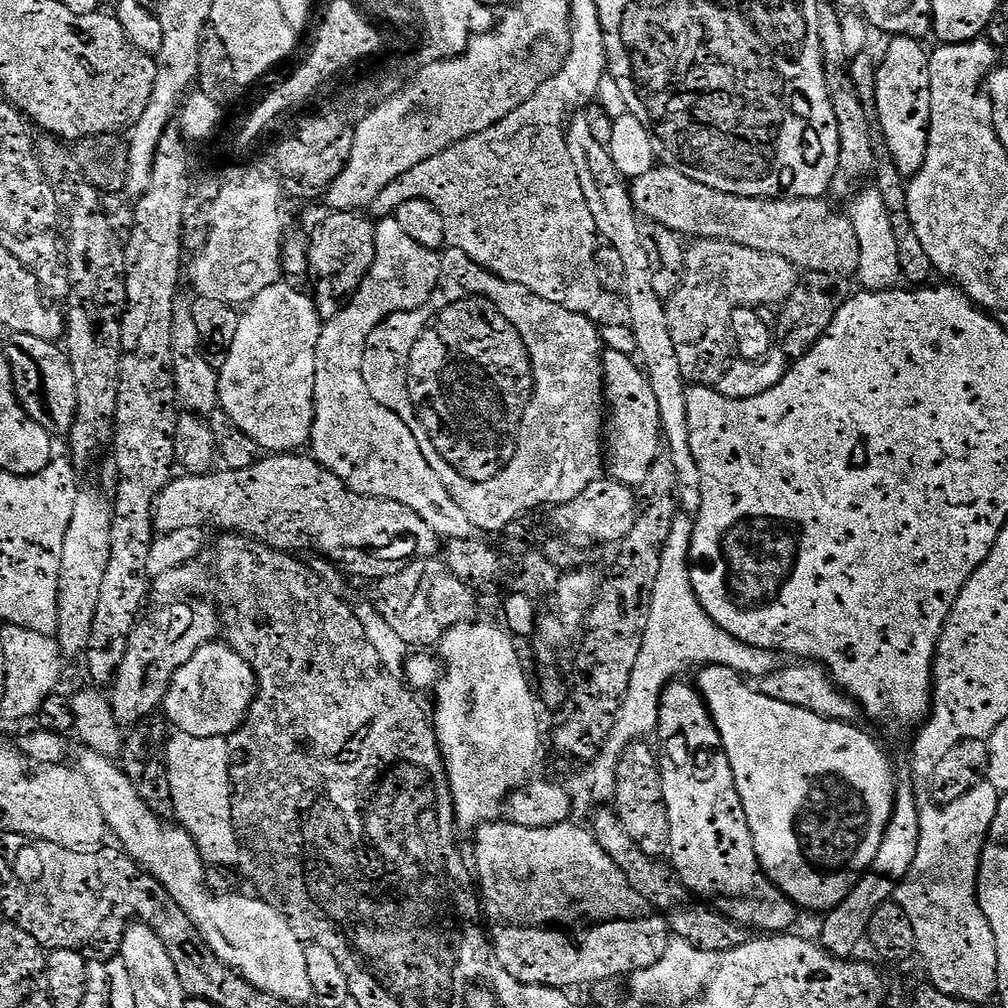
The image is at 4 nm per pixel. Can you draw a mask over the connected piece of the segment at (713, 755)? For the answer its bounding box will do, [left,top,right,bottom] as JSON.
[658,678,798,934]

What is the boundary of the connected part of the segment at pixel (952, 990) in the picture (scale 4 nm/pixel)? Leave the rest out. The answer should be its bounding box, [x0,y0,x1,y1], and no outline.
[894,780,1000,1006]

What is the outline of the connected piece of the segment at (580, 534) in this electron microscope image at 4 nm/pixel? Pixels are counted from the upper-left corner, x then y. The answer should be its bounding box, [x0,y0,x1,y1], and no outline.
[551,478,638,543]

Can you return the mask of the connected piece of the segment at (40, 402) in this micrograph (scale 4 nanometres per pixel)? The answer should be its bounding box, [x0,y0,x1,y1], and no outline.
[2,333,76,438]

